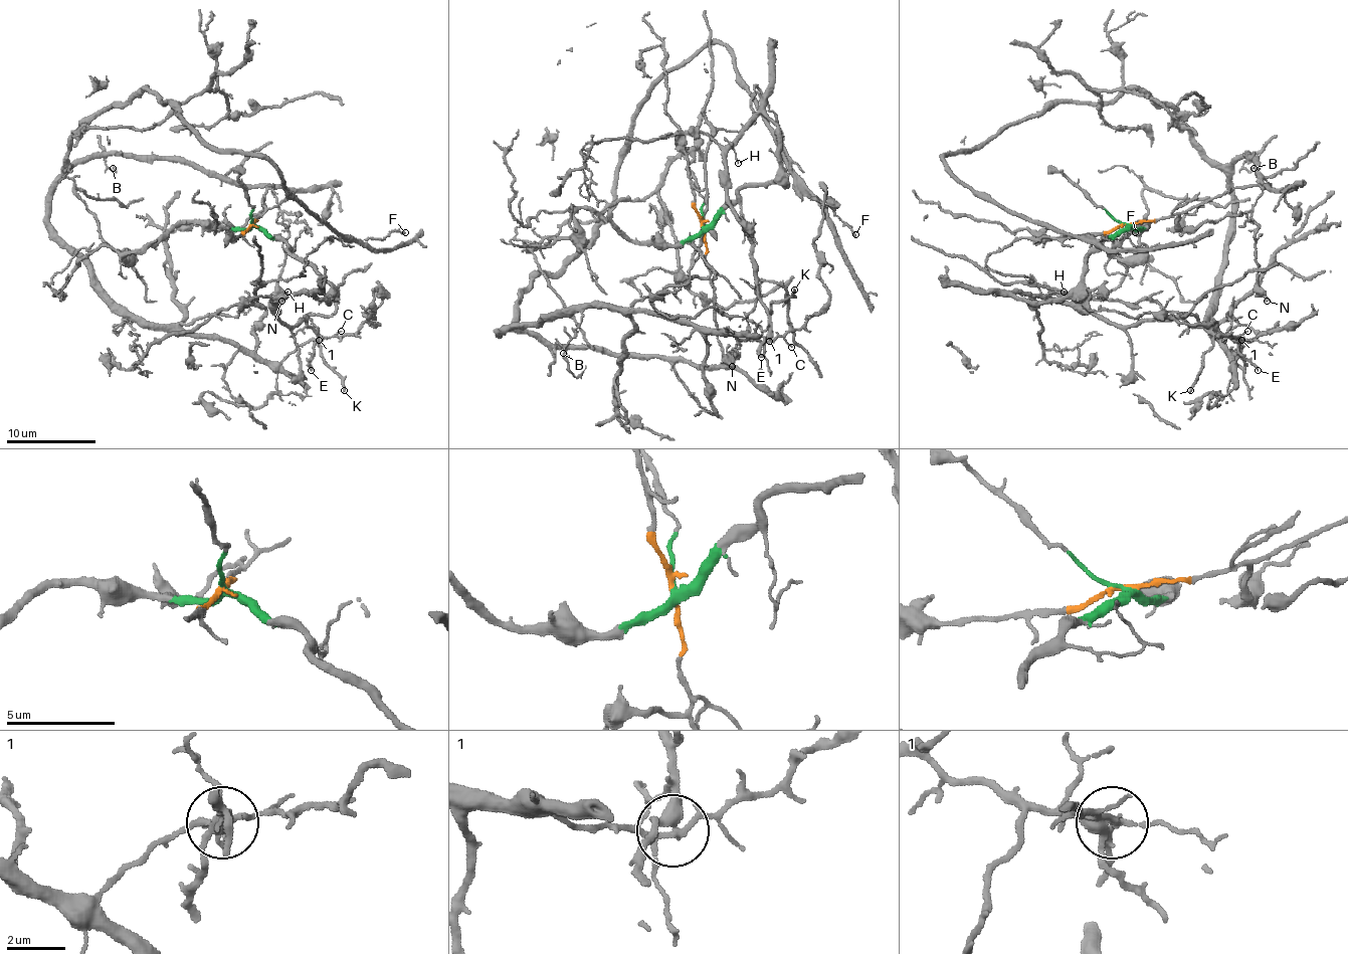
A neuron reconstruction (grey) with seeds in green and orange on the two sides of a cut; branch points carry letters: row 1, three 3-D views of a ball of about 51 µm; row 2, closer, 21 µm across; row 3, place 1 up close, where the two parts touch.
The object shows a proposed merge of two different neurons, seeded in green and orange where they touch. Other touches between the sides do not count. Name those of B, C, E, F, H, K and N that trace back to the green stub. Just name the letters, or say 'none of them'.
E, H, K

